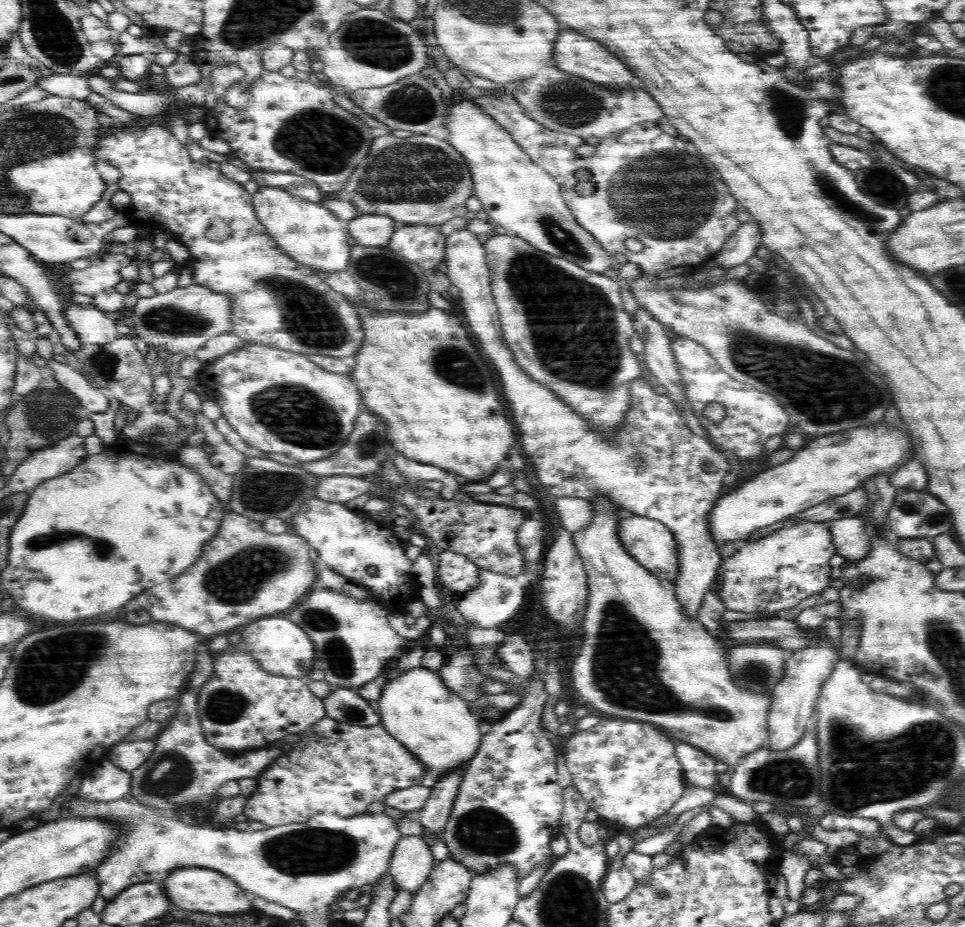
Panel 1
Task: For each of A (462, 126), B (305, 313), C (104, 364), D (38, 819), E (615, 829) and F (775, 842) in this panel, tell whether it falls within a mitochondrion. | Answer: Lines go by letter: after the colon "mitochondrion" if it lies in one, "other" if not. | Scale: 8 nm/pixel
A: other
B: mitochondrion
C: mitochondrion
D: other
E: other
F: other

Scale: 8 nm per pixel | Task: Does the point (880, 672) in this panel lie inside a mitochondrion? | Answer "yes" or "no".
no

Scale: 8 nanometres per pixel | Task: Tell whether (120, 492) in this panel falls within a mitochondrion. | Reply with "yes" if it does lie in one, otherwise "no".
no

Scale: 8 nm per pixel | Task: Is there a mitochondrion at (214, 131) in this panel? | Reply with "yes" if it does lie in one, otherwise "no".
no

